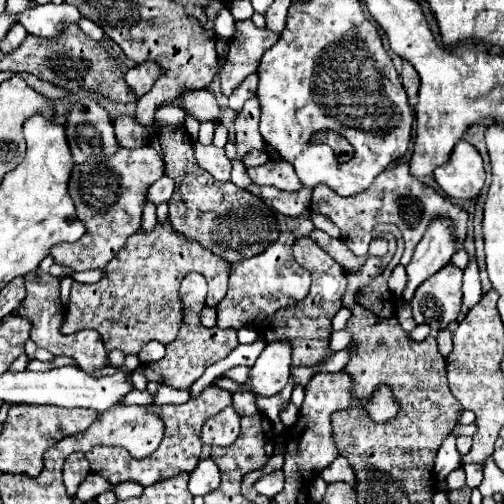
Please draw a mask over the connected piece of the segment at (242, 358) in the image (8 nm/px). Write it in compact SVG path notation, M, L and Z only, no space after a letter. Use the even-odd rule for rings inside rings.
M260 337L258 341L250 343L250 345L238 345L228 357L224 357L222 361L218 361L218 369L220 373L234 367L234 365L246 365L246 367L252 367L258 359L258 355L262 353L262 347L264 347L264 339Z

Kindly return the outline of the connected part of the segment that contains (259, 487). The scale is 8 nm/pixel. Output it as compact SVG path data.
M280 471L268 473L268 475L260 477L254 487L256 487L256 491L258 491L260 495L266 495L268 499L272 499L272 497L274 497L276 493L280 493L280 489L284 487L284 473L280 473Z

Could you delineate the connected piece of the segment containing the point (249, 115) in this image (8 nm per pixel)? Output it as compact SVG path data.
M252 97L246 101L244 109L236 117L234 143L236 143L236 153L240 153L240 157L244 157L250 149L260 149L266 145L258 131L258 115L260 115L260 107L256 97Z

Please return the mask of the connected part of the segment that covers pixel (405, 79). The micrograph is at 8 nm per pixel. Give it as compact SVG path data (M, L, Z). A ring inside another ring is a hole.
M404 61L400 77L402 77L402 85L404 85L408 97L414 97L418 93L418 87L420 87L420 77L418 77L416 69L408 61Z

